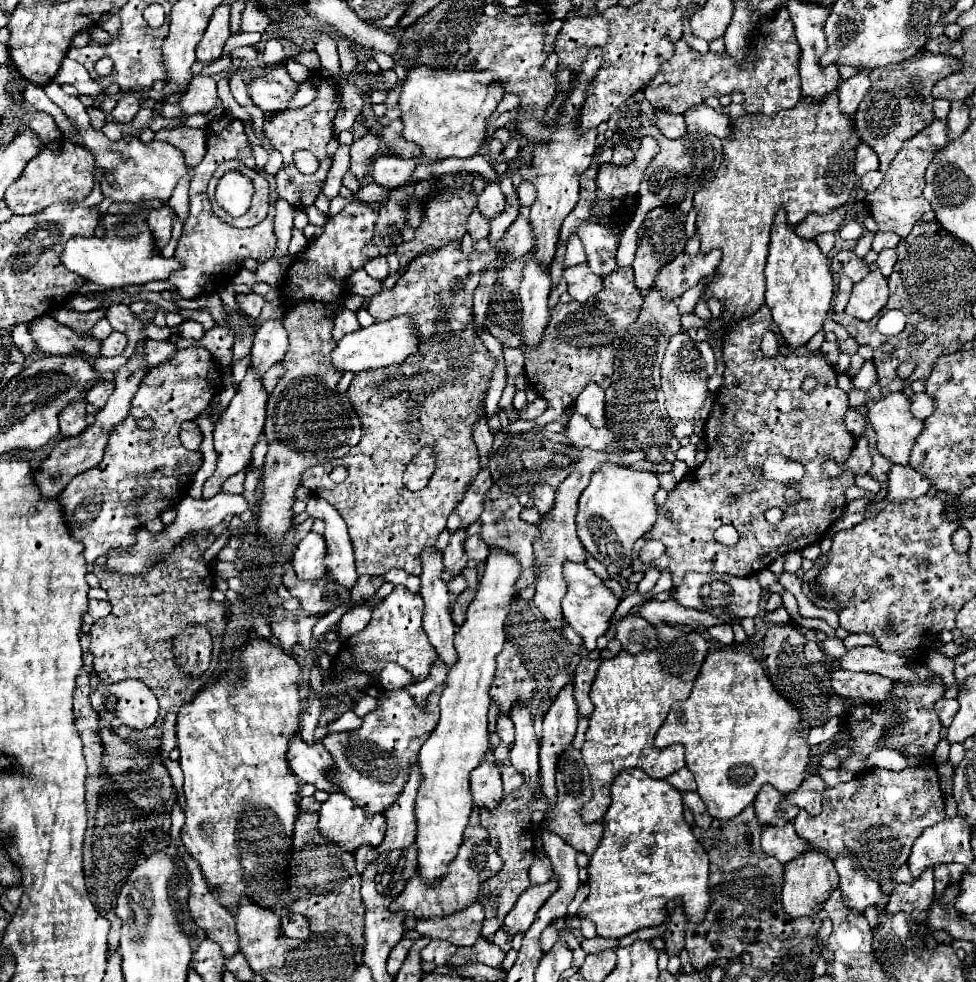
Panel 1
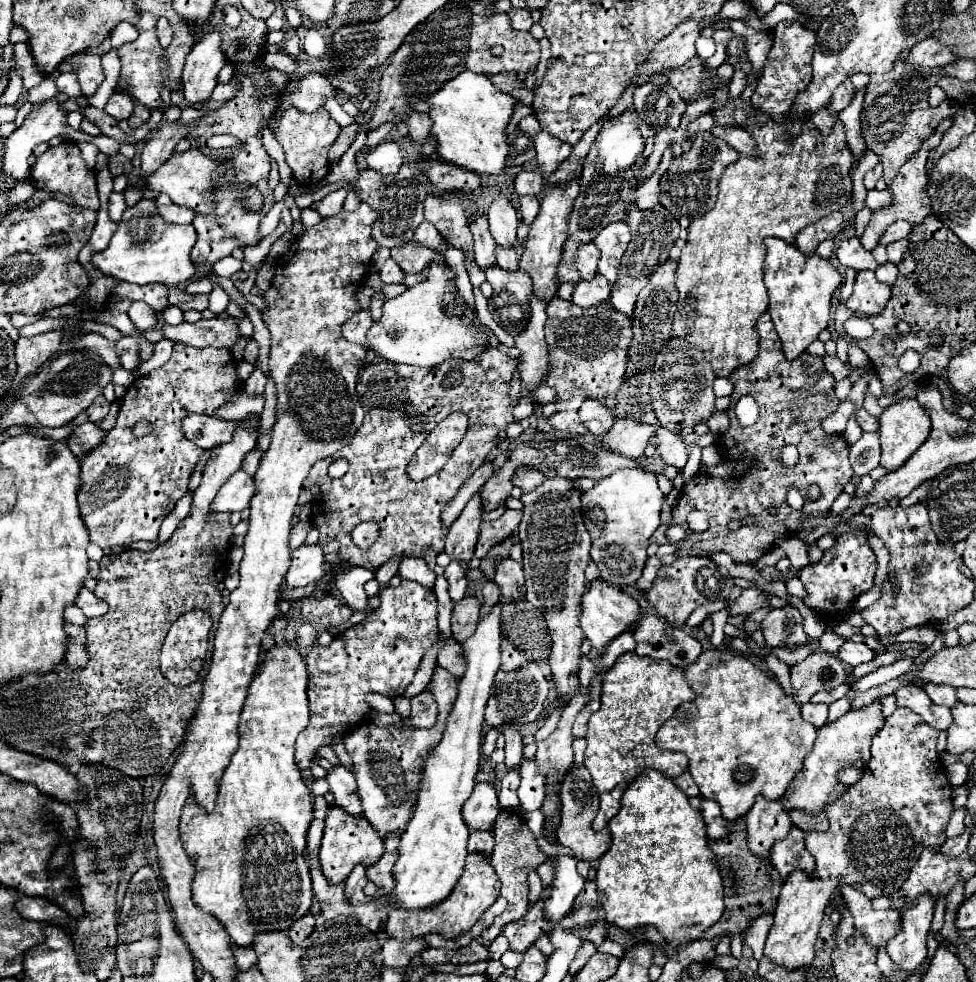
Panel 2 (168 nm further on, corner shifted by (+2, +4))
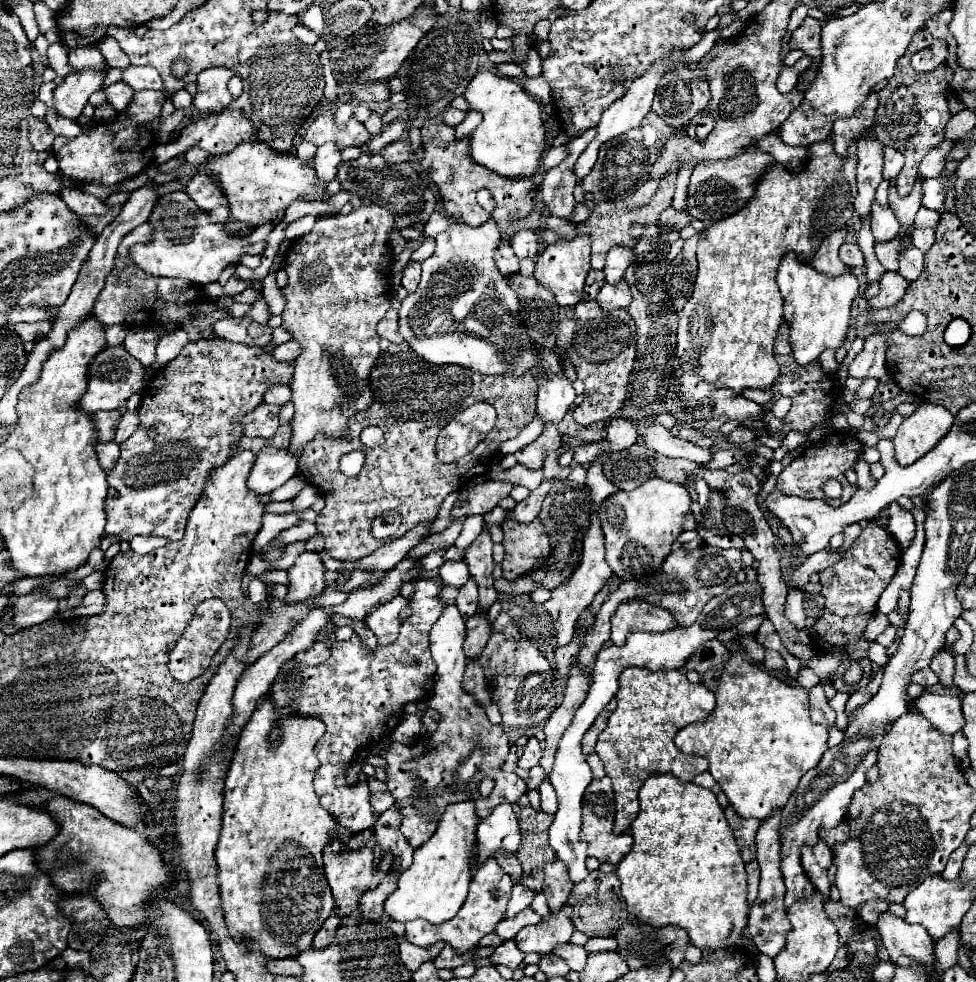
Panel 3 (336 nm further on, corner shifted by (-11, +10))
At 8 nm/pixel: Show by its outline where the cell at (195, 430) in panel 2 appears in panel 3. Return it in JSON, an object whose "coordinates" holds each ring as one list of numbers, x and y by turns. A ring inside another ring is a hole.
{"coordinates":[[262,403,260,407,256,407,254,411,250,411,242,419,242,431,244,431,244,435,270,439,274,435,274,431,278,429,278,425,280,425,278,413,280,413,278,405]]}

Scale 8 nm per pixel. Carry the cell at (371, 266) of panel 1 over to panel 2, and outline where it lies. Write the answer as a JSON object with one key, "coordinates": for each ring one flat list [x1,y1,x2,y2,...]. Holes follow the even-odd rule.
{"coordinates":[[393,259,385,261,385,265,379,269,379,277,383,283,403,283,403,271]]}

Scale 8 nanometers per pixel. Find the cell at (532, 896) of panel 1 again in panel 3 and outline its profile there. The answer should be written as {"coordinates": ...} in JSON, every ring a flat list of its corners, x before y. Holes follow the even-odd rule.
{"coordinates":[[564,905,560,913,550,915,544,919,540,925,530,925,524,927,516,935,516,945,522,953,538,953,538,955,548,955,556,945,568,943,570,935,574,931,574,925,570,921,572,907]]}

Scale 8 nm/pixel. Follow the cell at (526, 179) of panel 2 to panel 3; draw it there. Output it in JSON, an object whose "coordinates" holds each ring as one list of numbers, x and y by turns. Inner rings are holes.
{"coordinates":[[564,145,552,147,552,149,548,149,546,155,542,157,542,165,544,165,544,169,552,169,552,167,556,167,558,163,562,163,566,157,568,157,568,149,566,149]]}

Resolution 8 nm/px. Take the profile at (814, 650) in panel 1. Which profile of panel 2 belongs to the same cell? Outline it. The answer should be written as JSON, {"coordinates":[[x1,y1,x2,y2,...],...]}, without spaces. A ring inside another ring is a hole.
{"coordinates":[[813,651,807,659,803,659,801,663,791,667,791,685,793,685,793,695,797,705,807,703,817,691,823,689,835,689,837,685,841,685,845,679,845,665,831,653,821,653,821,651]]}

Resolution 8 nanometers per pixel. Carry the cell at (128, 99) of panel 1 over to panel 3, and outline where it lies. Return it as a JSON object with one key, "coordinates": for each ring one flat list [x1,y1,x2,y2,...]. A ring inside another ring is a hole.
{"coordinates":[[118,81,114,85,108,85,102,89,106,95,106,101,116,109,116,111,124,111,128,107,128,103,132,101,134,91,130,89,130,85,126,85,124,81]]}

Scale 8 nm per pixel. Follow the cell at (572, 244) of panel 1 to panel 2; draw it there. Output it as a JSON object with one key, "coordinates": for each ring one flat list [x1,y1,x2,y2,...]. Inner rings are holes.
{"coordinates":[[593,243,581,245,577,249,575,267,577,267,581,279,593,279,593,275,597,273,597,259,599,259,599,251,597,251,597,247]]}

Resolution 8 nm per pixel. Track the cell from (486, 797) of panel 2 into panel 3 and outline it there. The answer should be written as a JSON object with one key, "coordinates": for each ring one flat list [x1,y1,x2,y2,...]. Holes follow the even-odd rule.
{"coordinates":[[502,803,492,809,492,813,478,823,478,861,488,861,498,851,514,855,520,847,520,831,514,807]]}

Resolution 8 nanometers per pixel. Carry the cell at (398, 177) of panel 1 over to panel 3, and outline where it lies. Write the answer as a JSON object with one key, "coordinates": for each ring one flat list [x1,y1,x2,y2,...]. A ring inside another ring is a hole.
{"coordinates":[[394,141,390,145,386,145,380,155,388,161,388,163,402,163,410,159,410,145,408,141]]}

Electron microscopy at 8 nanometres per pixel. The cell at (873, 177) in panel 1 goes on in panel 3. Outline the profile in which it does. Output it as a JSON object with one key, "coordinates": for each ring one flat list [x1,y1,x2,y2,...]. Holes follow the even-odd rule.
{"coordinates":[[884,147,884,179,894,181,896,175,900,173,902,165,904,165,902,153,892,147]]}

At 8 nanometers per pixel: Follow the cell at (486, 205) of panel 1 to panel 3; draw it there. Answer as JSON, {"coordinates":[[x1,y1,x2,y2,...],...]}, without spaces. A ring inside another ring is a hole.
{"coordinates":[[518,231,512,239,512,249,520,259,536,257,540,253,540,237,534,231]]}

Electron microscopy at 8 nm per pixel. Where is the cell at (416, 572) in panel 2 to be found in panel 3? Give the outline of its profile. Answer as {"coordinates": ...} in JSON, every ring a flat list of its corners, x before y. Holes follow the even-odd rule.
{"coordinates":[[446,561,438,571,440,571,440,579,446,585,462,587,470,579,468,565,464,565,464,561]]}

